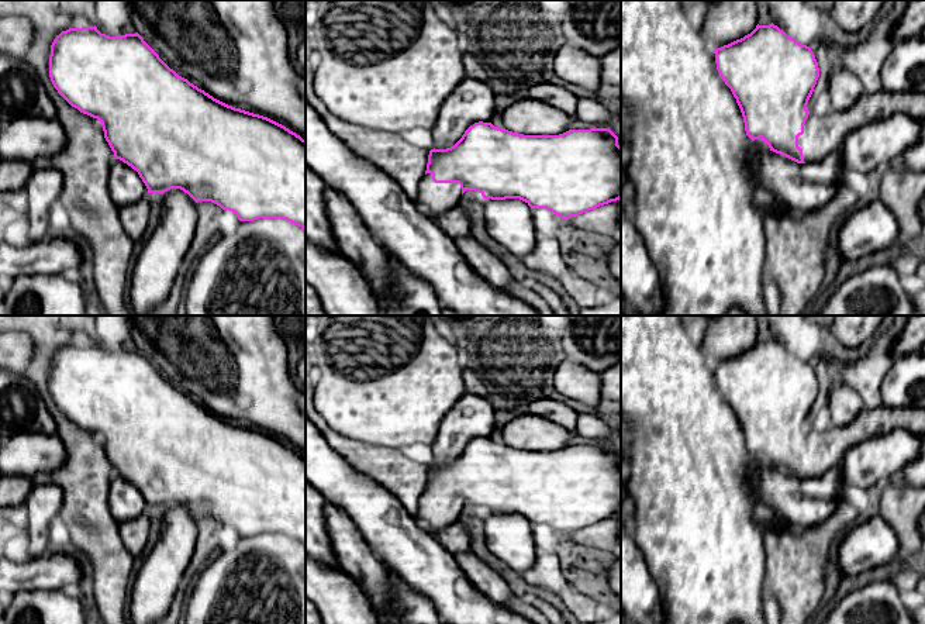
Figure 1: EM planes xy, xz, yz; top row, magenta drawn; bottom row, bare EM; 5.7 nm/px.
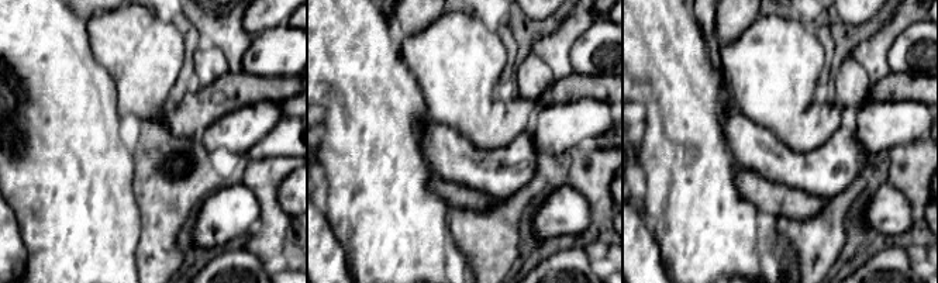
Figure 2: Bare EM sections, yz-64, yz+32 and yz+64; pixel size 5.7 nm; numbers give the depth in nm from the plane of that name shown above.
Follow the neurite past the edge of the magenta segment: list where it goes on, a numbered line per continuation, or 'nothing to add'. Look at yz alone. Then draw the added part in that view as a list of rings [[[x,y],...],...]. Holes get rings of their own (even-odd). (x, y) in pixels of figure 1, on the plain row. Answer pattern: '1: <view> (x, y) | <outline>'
1: yz (822, 451) | [[[881,404],[876,408],[864,408],[845,427],[833,425],[822,432],[810,428],[804,449],[798,452],[804,478],[814,479],[825,475],[843,461],[853,445],[895,430],[924,437],[925,407],[890,408]]]

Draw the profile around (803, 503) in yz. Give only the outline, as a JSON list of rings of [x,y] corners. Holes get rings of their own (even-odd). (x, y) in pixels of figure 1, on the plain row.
[[[841,463],[814,479],[797,479],[767,466],[759,476],[753,473],[753,493],[760,511],[786,520],[798,528],[825,521],[843,499],[845,480]]]

